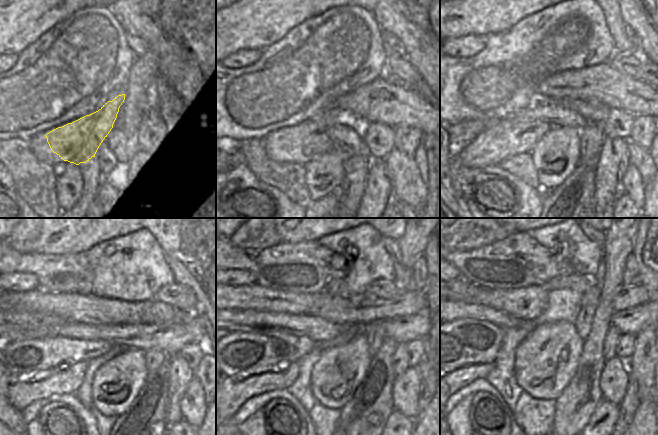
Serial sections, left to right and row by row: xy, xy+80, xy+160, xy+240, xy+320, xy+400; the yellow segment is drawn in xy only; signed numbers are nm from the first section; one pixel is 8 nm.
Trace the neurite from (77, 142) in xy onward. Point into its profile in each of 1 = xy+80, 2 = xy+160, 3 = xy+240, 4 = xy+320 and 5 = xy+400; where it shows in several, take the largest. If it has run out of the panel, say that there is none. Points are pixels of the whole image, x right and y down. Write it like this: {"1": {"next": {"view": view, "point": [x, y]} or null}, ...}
{"1": {"next": {"view": "xy+80", "point": [300, 143]}}, "2": {"next": {"view": "xy+160", "point": [507, 152]}}, "3": {"next": {"view": "xy+240", "point": [65, 381]}}, "4": {"next": {"view": "xy+320", "point": [236, 400]}}, "5": {"next": {"view": "xy+400", "point": [460, 378]}}}

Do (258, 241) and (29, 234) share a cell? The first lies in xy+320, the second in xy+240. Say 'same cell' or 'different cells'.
same cell

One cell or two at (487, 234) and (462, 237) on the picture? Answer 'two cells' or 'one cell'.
one cell

